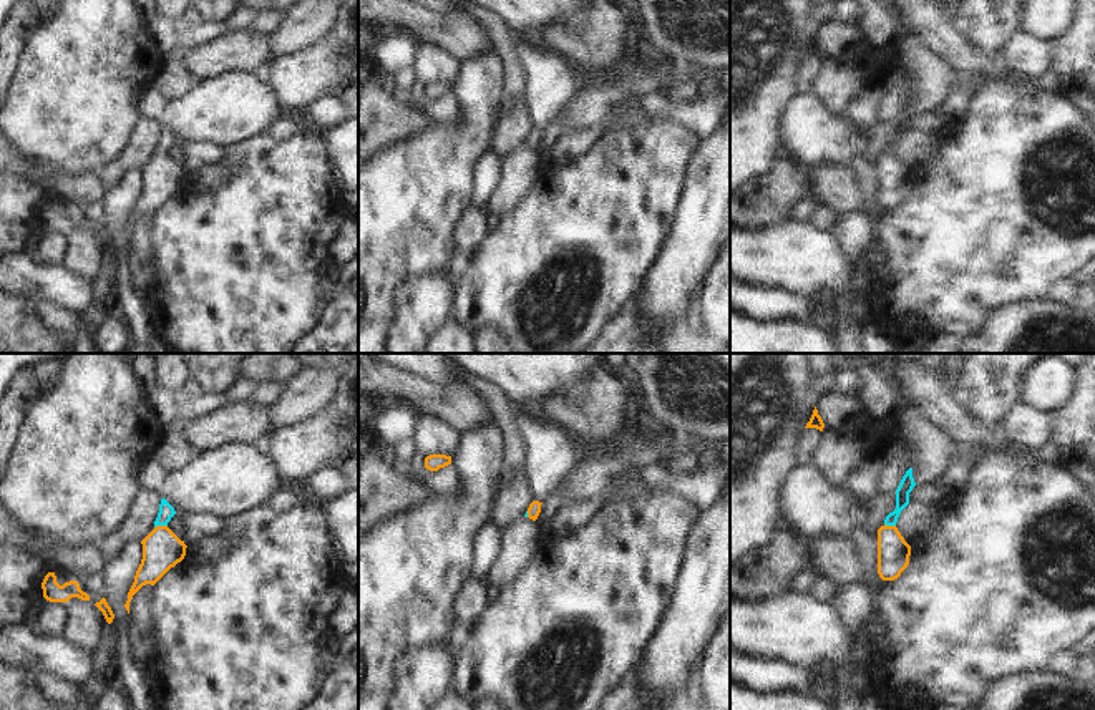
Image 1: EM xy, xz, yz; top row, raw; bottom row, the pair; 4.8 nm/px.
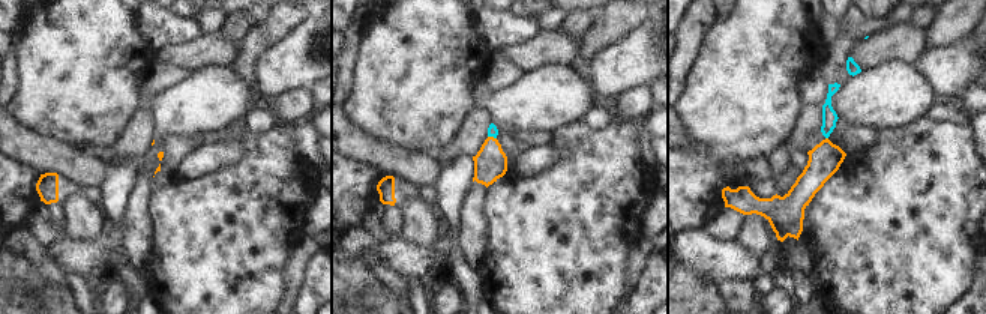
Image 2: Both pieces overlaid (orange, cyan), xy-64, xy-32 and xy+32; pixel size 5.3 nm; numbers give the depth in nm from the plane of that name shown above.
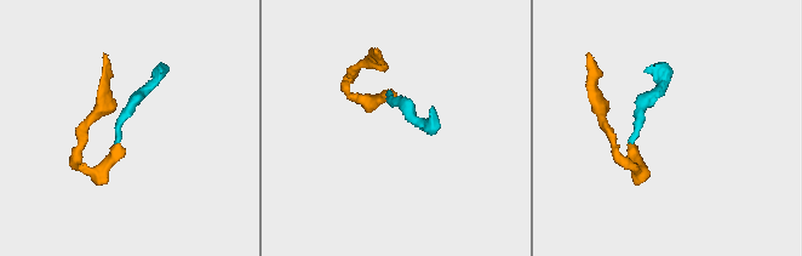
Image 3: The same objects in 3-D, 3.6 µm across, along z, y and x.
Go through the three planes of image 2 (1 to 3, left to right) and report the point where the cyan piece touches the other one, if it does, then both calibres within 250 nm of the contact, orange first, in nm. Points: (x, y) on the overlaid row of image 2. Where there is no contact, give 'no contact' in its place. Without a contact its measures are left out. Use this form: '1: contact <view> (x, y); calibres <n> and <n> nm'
1: no contact
2: contact xy-32 (492, 137); calibres 180 and 60 nm
3: no contact

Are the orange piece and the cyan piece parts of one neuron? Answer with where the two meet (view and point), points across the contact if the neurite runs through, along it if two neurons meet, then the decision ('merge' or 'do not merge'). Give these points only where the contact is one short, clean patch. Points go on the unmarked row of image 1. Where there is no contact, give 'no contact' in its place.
xy (160, 155) | across xy (163, 178), (160, 155), (166, 140) | merge

